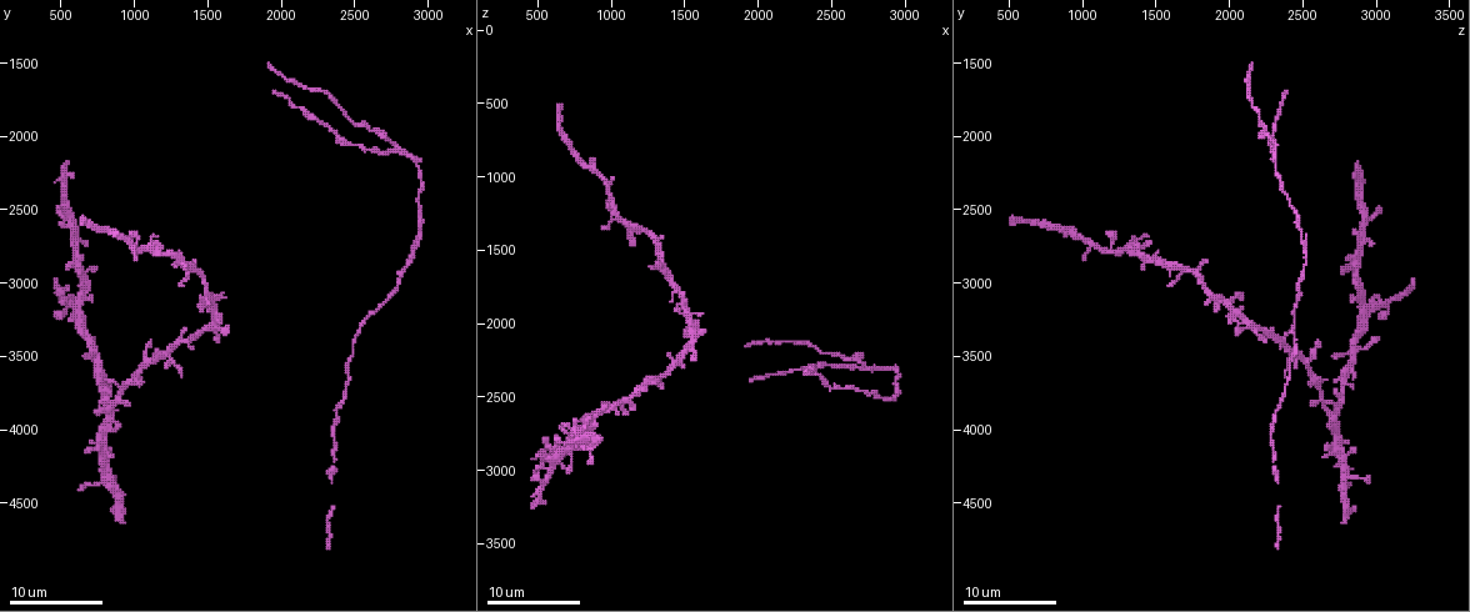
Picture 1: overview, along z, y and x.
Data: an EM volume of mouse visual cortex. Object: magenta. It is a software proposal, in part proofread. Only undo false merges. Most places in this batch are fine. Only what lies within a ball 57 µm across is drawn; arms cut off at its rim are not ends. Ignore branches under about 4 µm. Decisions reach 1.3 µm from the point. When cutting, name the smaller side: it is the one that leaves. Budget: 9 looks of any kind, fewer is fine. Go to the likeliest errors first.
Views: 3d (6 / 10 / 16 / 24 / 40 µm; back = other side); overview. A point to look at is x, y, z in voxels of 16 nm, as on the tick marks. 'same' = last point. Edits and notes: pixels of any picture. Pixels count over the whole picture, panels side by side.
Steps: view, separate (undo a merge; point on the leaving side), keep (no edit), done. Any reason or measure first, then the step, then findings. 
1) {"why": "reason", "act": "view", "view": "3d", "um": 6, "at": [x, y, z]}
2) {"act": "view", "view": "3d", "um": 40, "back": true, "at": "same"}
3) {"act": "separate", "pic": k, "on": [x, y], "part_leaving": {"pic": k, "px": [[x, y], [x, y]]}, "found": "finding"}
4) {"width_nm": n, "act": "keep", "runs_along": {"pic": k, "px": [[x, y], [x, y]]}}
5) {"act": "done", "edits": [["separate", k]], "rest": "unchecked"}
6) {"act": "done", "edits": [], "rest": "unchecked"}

{"why": "arms part here", "act": "view", "view": "3d", "um": 10, "at": [1500, 3300, 2200]}

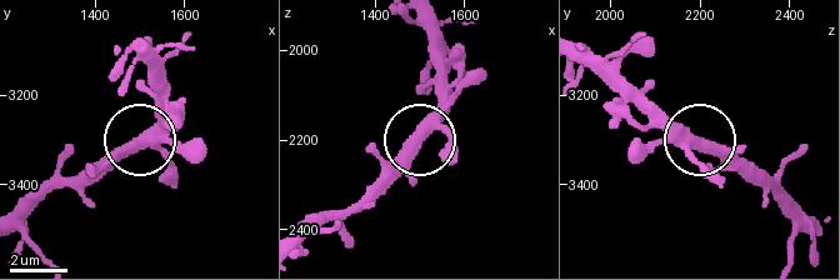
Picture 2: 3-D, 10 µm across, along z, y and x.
{"side_arm_um": 37, "act": "keep", "runs_along": {"pic": 2, "px": [[454, 160], [440, 134], [419, 134], [445, 79]]}, "found": "all the same neuron"}

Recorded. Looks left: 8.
{"why": "three-way junction", "act": "view", "view": "3d", "um": 10, "at": [600, 3160, 2940]}

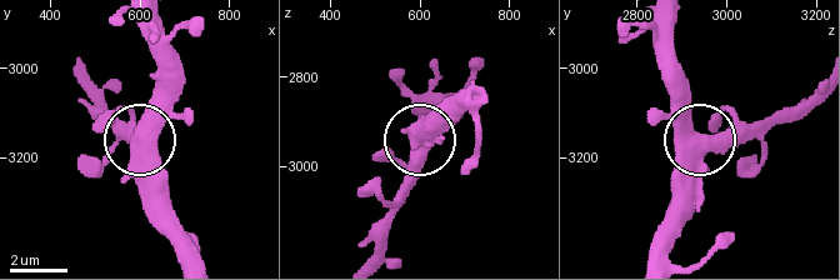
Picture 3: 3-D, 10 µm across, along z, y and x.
{"width_nm": 460, "act": "keep", "found": "all the same neuron"}

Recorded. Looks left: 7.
{"why": "calibre changes", "act": "view", "view": "3d", "um": 16, "at": [2360, 4180, 2320]}

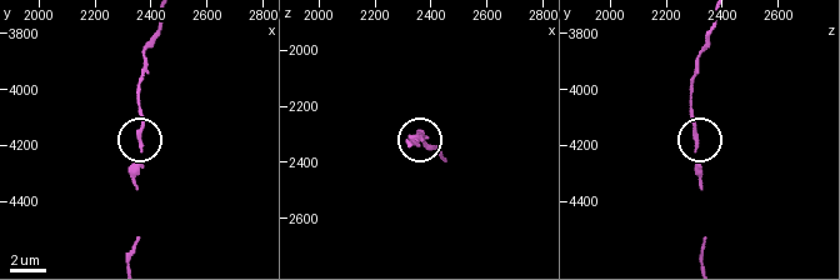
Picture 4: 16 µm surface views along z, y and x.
{"act": "keep", "found": "continuous, no second neuron"}

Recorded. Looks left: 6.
{"why": "calibre changes", "act": "view", "view": "3d", "um": 6, "at": [2380, 3920, 2320]}

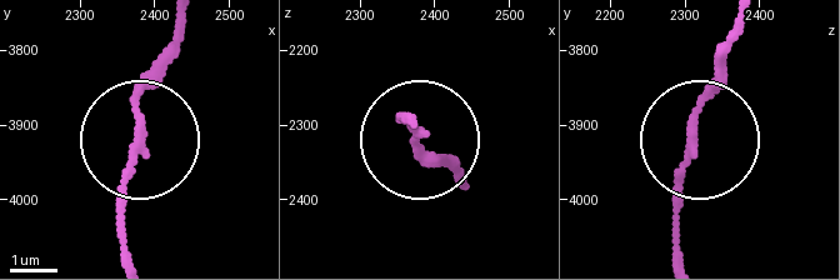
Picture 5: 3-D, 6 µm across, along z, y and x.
{"act": "keep", "found": "all the same neuron"}

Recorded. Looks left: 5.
{"act": "done", "edits": [], "rest": "unchecked"}

